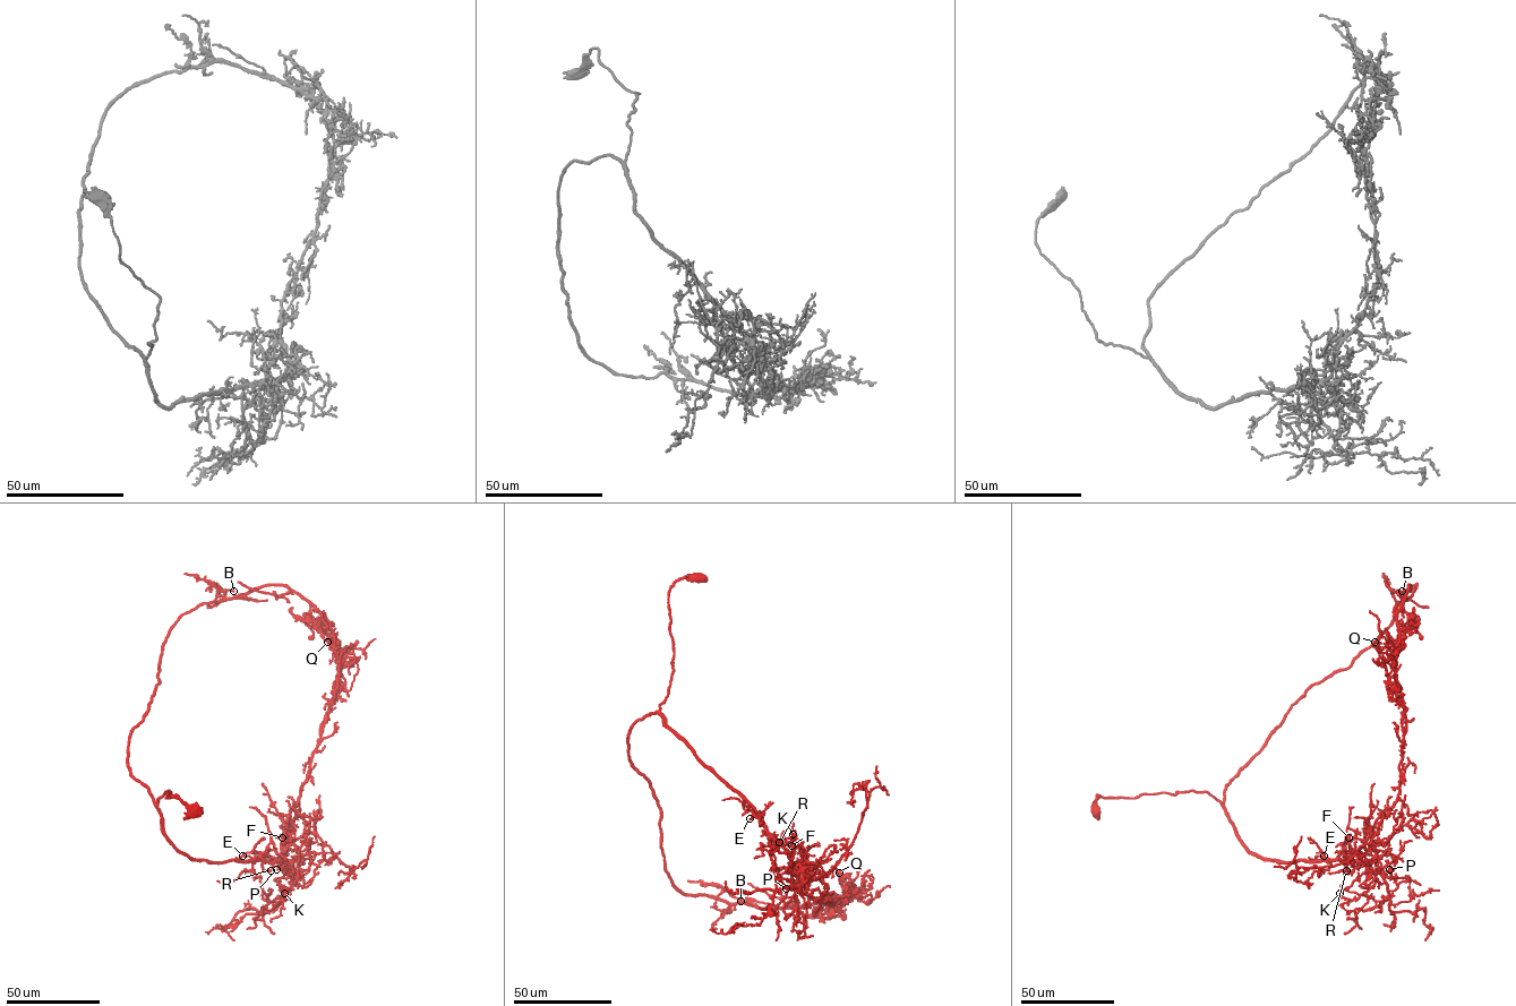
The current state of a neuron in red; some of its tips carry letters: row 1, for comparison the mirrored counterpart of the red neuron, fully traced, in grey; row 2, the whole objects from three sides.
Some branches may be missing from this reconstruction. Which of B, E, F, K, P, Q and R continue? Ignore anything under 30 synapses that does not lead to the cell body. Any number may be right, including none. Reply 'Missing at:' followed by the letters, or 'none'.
Missing at: none

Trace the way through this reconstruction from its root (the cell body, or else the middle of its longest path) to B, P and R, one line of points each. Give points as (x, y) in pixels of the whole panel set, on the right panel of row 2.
B: (1095, 810), (1101, 797), (1191, 790), (1223, 806), (1291, 707), (1390, 625), (1390, 591), (1402, 591)
P: (1095, 810), (1101, 797), (1206, 792), (1240, 841), (1262, 858), (1367, 862), (1388, 877), (1389, 869)
R: (1095, 810), (1101, 797), (1206, 792), (1221, 801), (1236, 836), (1250, 852), (1283, 862), (1341, 860), (1346, 870)

